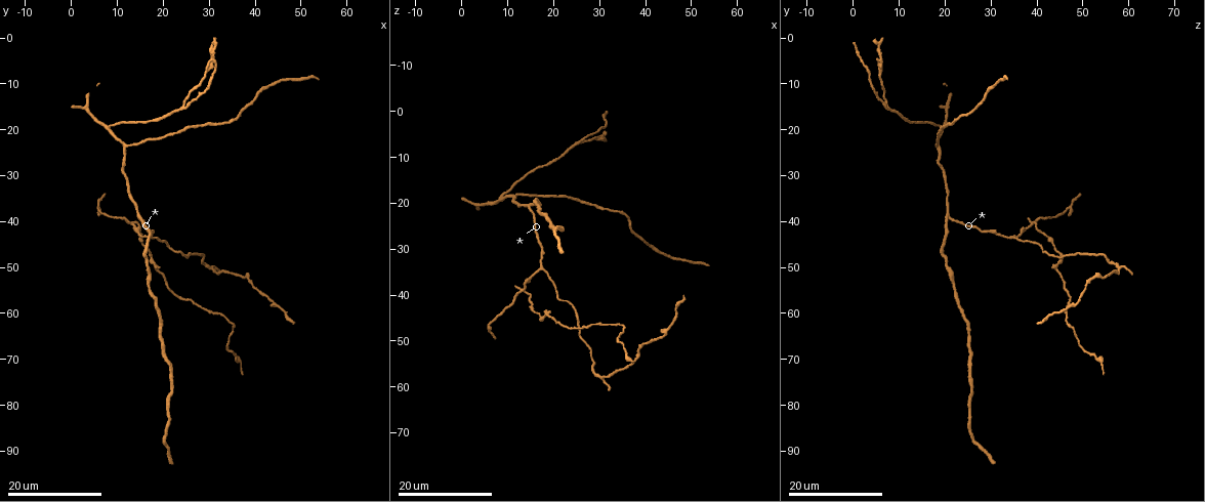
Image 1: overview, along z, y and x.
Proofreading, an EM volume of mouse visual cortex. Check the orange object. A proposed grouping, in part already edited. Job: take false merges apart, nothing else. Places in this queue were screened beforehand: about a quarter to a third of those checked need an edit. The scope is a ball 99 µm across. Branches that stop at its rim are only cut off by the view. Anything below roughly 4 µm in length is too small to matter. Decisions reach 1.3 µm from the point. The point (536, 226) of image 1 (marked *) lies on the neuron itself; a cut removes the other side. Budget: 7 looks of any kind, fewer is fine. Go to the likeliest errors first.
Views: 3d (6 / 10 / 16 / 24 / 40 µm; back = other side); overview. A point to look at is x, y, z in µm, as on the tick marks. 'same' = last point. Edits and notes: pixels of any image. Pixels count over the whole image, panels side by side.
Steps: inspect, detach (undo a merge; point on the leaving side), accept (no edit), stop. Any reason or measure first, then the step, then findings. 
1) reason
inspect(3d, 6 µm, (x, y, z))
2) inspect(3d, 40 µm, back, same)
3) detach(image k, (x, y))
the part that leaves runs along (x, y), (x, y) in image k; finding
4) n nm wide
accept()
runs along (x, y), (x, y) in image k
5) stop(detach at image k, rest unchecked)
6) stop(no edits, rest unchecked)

looks like a crossing
inspect(3d, 16 µm, (13.0, 40.0, 39.0))

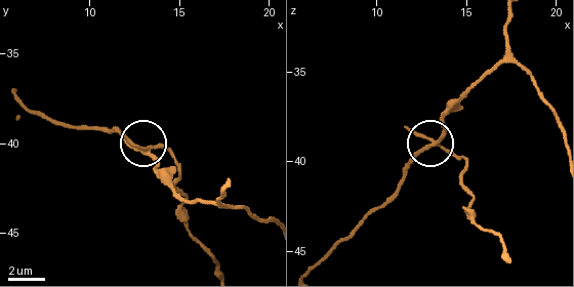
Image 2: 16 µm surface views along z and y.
inspect(3d, 6 µm, (13.2, 40.3, 39.2))

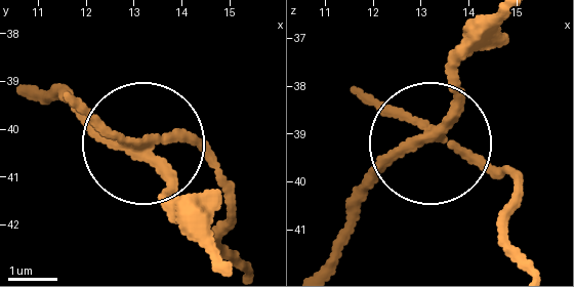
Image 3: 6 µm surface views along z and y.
4 arms
detach(image 3, (206, 140))
two neurons meet here

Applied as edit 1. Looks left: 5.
inspect(overview)

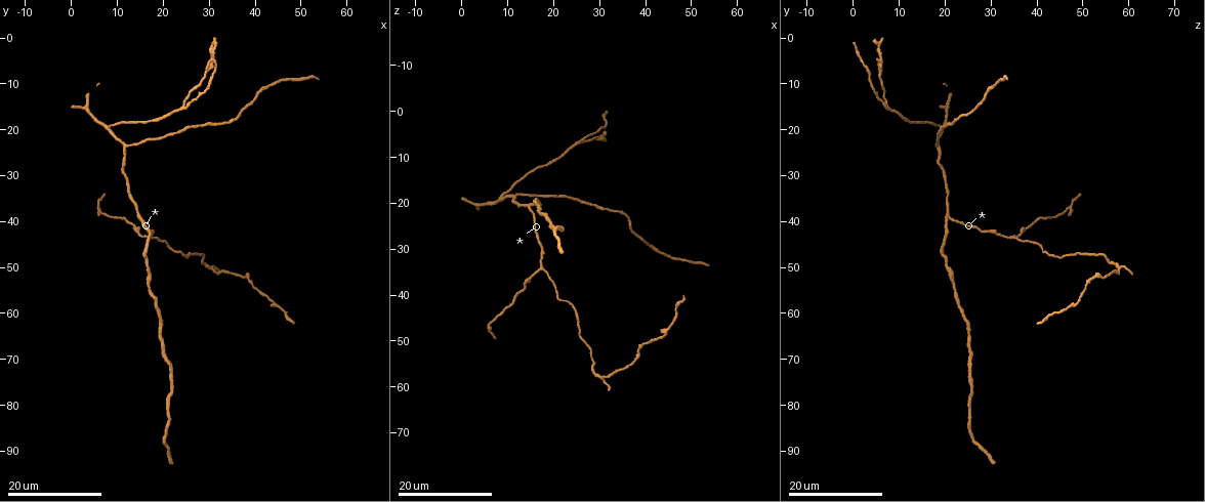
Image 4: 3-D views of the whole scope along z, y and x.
inspect(3d, 24 µm, (17.5, 44.0, 34.0))

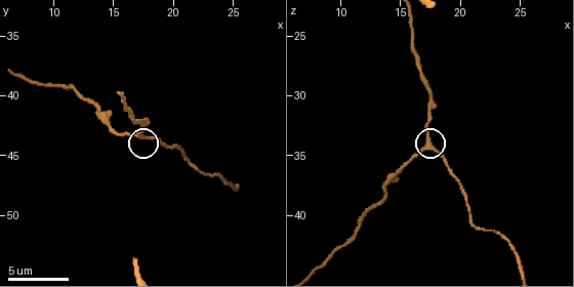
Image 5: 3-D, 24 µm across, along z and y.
inspect(3d, 10 µm, same)

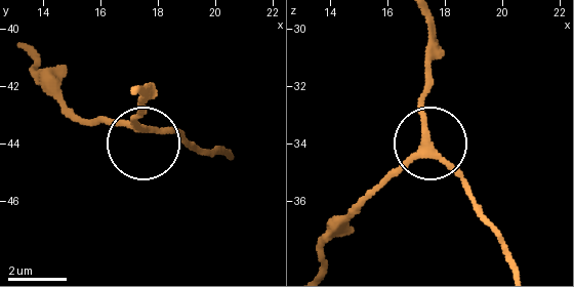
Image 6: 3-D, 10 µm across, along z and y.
3 arms
accept()
continuous, no second neuron

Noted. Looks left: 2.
three arms meet
inspect(3d, 16 µm, (8.0, 19.5, 19.5))

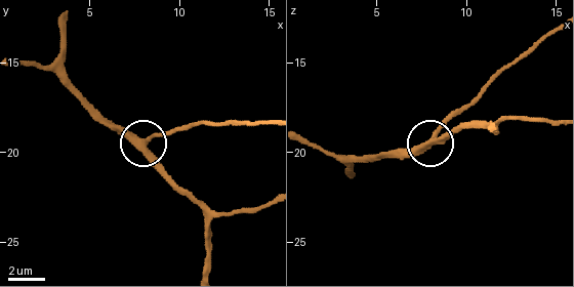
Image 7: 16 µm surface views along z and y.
inspect(3d, 10 µm, same)

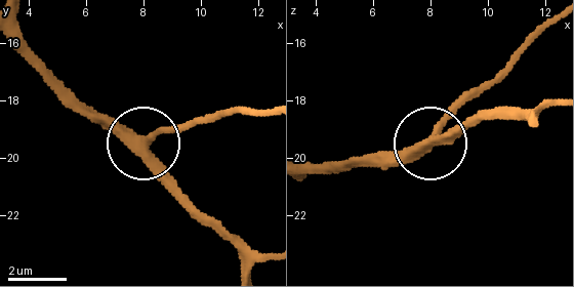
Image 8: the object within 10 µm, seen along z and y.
side arm 14 µm
accept()
runs along (531, 120), (477, 120), (379, 161) in image 8; one neuron here

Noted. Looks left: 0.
stop(detach at image 3, rest unchecked)

